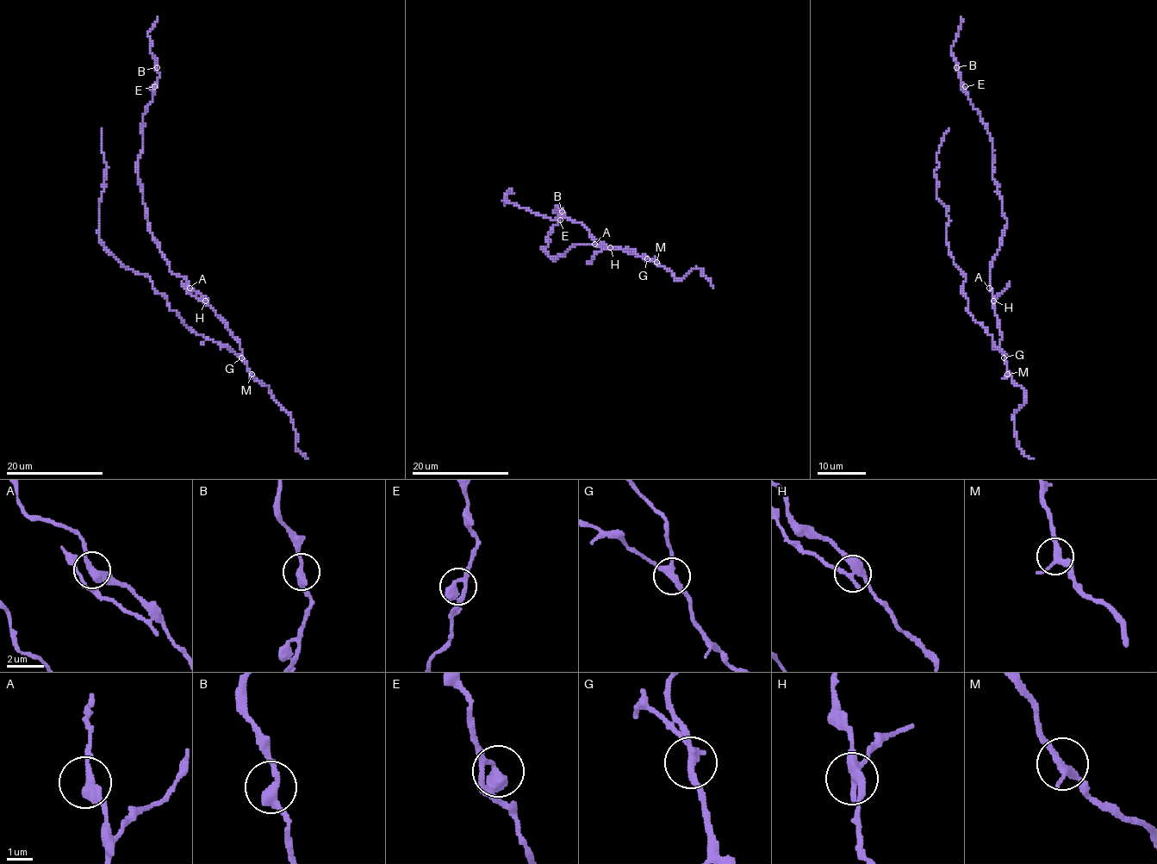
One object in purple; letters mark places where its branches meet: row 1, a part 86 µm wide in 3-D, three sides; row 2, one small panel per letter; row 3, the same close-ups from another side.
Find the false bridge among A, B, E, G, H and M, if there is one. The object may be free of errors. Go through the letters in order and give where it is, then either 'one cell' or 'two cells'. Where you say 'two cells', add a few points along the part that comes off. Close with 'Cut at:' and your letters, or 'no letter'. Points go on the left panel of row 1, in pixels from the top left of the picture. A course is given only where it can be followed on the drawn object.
A: place (189, 288); one cell
B: place (157, 67); one cell
E: place (154, 86); one cell
G: place (241, 357); one cell
H: place (205, 301); two cells; course (205, 301), (193, 296), (181, 282)
M: place (251, 374); one cell
Cut at: H

